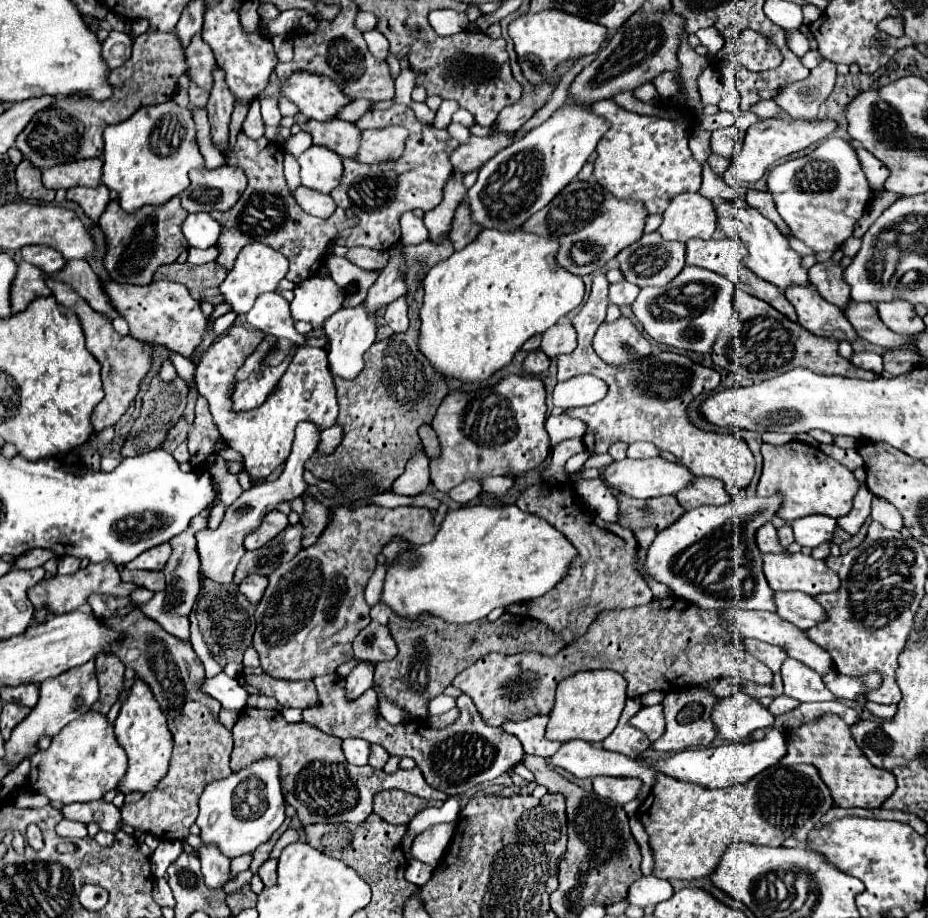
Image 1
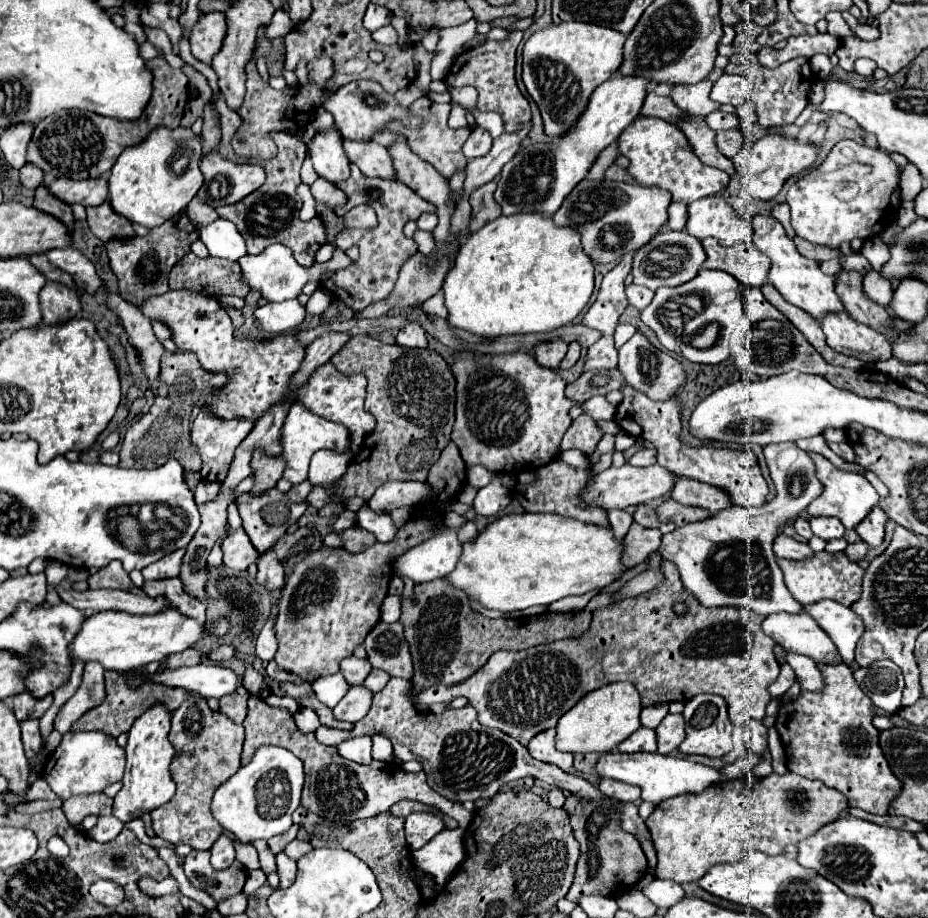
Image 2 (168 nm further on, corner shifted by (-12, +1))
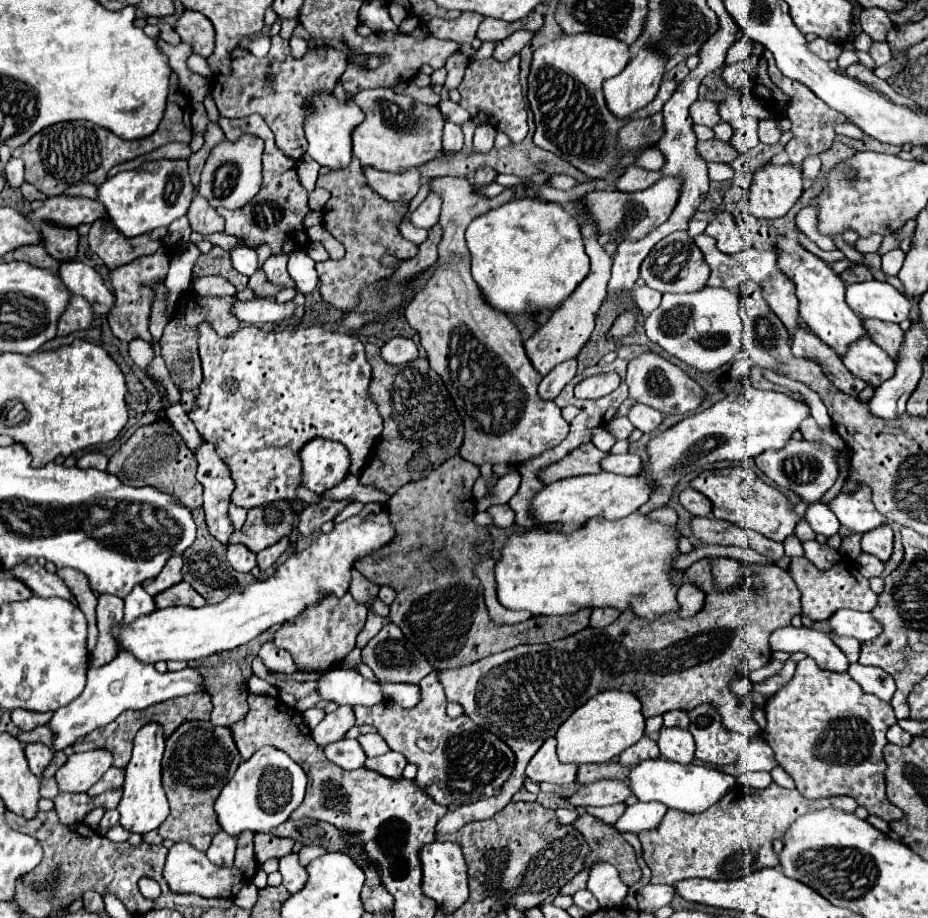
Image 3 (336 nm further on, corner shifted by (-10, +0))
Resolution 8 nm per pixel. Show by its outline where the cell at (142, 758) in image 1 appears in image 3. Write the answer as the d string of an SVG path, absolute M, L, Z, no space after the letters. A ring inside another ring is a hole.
M147 723L147 727L141 727L137 731L133 755L125 769L123 797L117 805L117 811L121 813L121 827L127 831L143 835L151 829L157 829L163 823L163 819L169 815L167 795L161 785L163 749L165 749L165 735L163 735L163 727L159 727L159 723Z

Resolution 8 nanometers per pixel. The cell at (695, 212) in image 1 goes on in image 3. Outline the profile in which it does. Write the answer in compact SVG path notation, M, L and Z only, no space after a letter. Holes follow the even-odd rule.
M717 211L715 217L709 221L705 235L717 239L717 249L723 253L739 253L743 251L745 243L739 233L739 225L735 223L735 217L729 211Z

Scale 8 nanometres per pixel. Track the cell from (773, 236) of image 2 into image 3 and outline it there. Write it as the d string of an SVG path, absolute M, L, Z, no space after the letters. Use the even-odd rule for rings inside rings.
M777 235L775 251L779 269L795 283L795 295L799 299L799 319L807 323L809 329L819 335L819 339L823 339L831 349L835 349L837 355L843 355L849 343L865 335L861 319L845 303L845 283L839 279L839 275L831 271L825 261L805 251L795 239Z

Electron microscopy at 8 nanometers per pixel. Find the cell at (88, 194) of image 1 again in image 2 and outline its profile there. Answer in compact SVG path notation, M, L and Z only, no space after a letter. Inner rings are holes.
M103 202L101 206L95 206L95 208L87 208L87 224L101 242L127 240L127 238L135 236L133 226L127 224L125 218L121 218L119 214L113 214L113 210L107 202Z

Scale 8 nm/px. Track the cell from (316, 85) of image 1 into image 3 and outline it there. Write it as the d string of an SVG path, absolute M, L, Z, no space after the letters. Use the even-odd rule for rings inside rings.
M365 89L351 95L351 101L365 113L365 121L355 127L351 137L353 155L361 161L361 165L371 165L381 171L401 171L431 161L443 147L441 135L445 117L437 107L399 95L393 89Z

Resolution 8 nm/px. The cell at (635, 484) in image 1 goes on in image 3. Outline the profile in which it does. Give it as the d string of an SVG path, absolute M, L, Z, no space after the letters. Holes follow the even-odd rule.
M601 471L597 475L569 477L547 485L535 495L531 503L531 511L537 523L561 523L565 531L573 531L591 517L623 519L635 513L643 503L649 501L651 491L653 487L641 475L625 477L625 475L611 475L609 471Z

